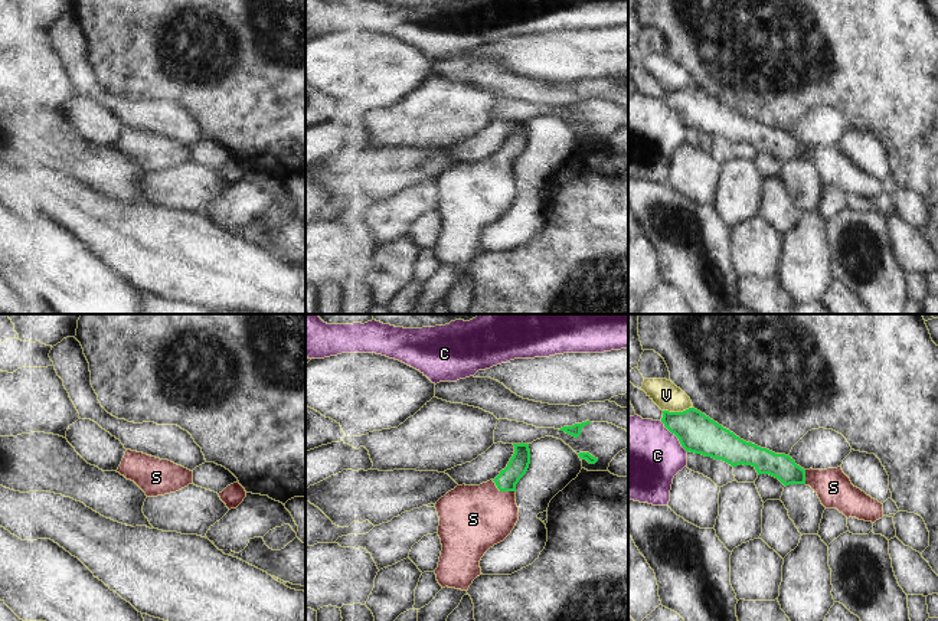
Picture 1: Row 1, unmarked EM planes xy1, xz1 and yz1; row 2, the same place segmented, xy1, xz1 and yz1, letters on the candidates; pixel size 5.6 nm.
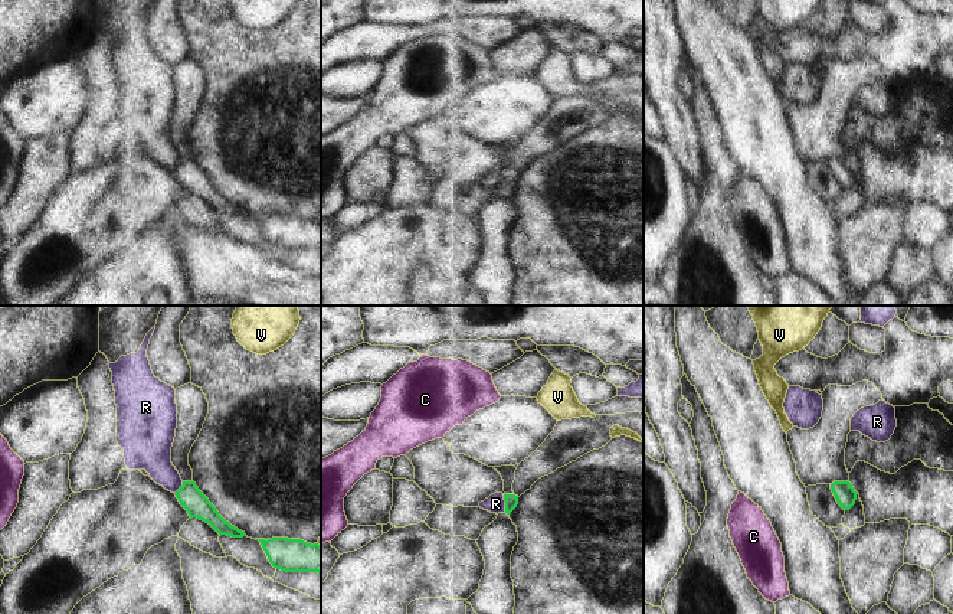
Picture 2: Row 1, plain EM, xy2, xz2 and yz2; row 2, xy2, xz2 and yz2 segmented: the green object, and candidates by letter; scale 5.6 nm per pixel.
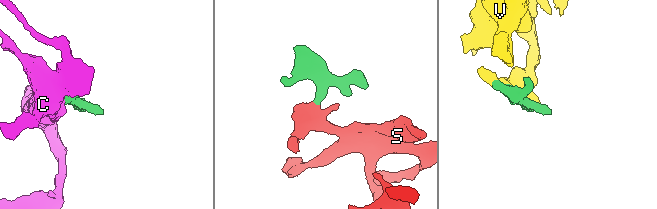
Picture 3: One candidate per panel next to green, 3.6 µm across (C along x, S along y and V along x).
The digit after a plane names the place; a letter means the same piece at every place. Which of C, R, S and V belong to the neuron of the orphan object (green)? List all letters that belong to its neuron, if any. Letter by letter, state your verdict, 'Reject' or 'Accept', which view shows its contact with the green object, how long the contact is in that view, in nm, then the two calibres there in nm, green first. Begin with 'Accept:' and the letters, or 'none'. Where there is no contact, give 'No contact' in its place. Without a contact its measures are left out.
Accept: S
C: Reject. Touches green in yz1. Shared border 240 nm. Thickness 220 nm (green) against 440 nm
R: Reject. Touches green in xz2. Shared border 110 nm. Thickness 80 nm (green) against 110 nm
S: Accept. Touches green in xz1. Shared border 150 nm. Thickness 120 nm (green) against 380 nm
V: Reject. Touches green in yz1. Shared border 170 nm. Thickness 220 nm (green) against 160 nm

